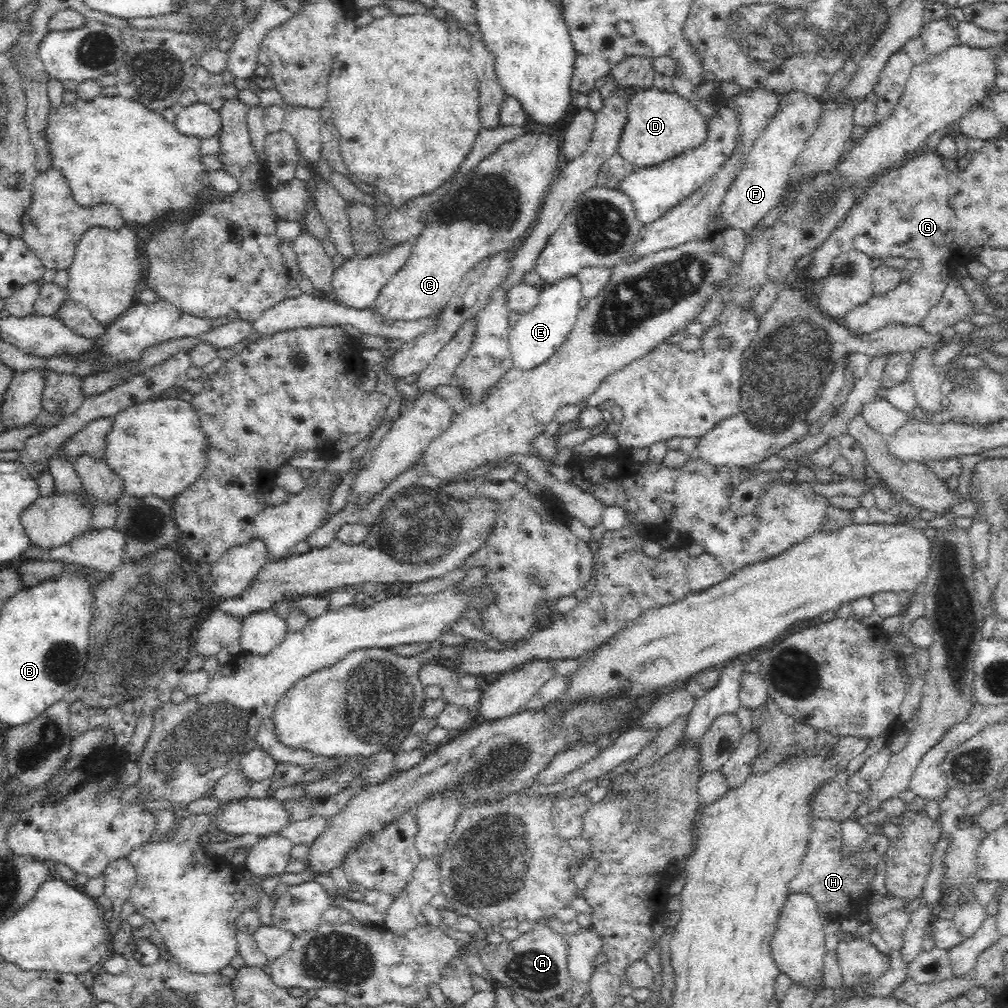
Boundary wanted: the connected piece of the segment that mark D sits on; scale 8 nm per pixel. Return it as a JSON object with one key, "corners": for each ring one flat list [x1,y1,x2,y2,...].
{"corners":[[638,88,631,94,626,104,627,119,622,127,617,146,617,153,635,167,649,167,678,156,683,150,696,148,706,138,707,119,687,100,678,94,669,94,656,88]]}

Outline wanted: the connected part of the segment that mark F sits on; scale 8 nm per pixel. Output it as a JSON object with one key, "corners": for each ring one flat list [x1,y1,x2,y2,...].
{"corners":[[793,91,780,97,778,110,766,130,754,142,742,170,726,192,719,215,725,229,740,228,749,232,772,208,778,206,788,187,790,170,817,127,823,104,822,100,806,92]]}

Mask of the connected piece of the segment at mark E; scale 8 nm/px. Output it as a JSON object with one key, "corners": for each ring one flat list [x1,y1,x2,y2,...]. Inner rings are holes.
{"corners":[[568,276,554,284,542,285,536,306,521,314,520,319,510,327,509,349,513,366,526,372,546,362,566,340,574,326,582,298,581,284,575,276]]}

